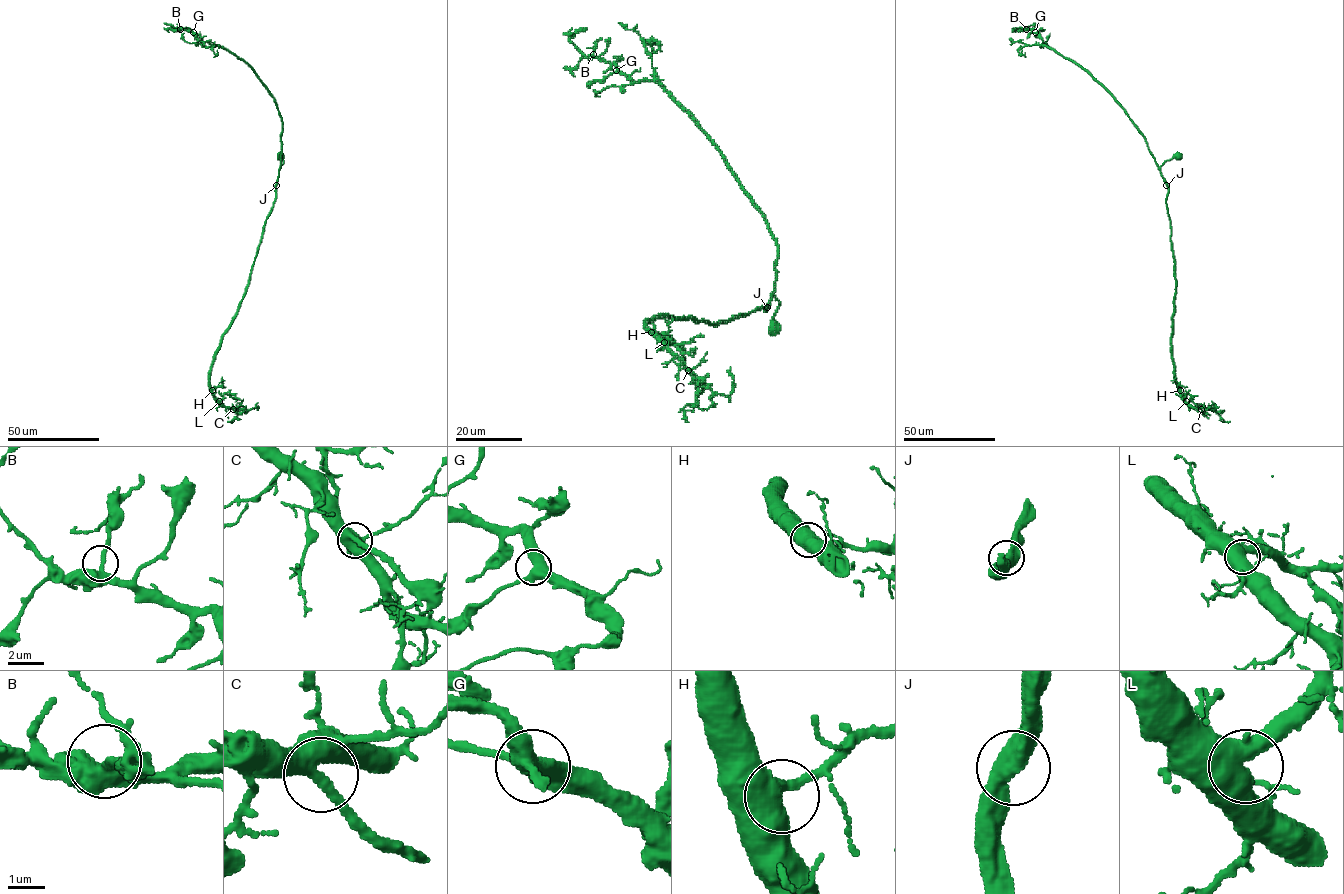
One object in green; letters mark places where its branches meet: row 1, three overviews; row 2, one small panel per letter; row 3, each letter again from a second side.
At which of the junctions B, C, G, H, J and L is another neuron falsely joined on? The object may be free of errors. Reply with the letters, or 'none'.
none

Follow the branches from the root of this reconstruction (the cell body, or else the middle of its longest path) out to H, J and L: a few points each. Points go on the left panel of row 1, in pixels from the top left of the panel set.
H: (282, 156), (283, 164), (276, 186), (274, 206), (265, 224), (249, 283), (211, 368), (210, 386), (212, 390)
J: (282, 156), (283, 164), (276, 185)
L: (282, 156), (283, 164), (276, 186), (274, 206), (265, 224), (249, 283), (211, 368), (210, 387), (219, 401)

